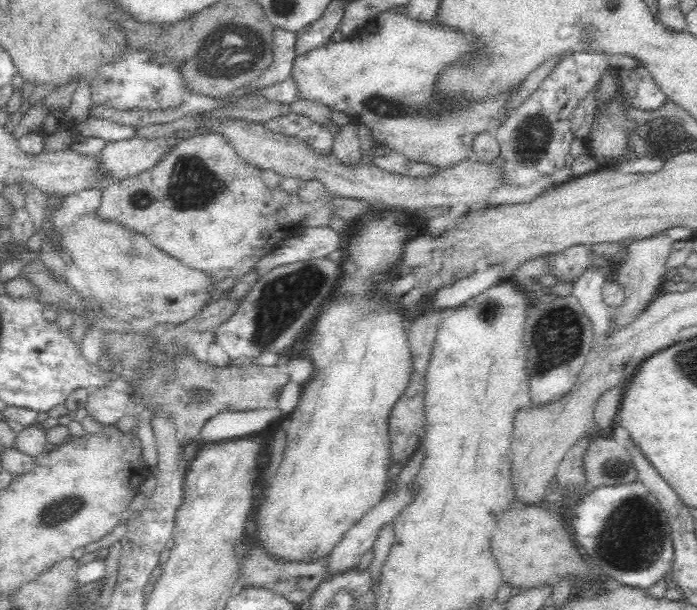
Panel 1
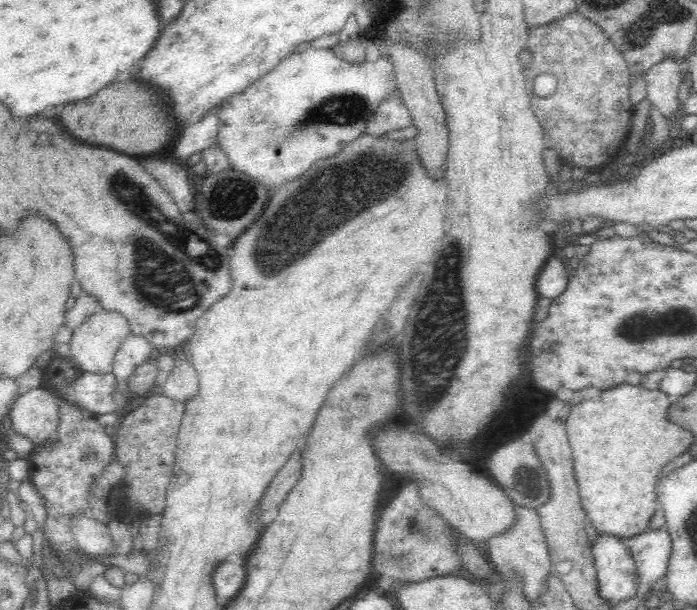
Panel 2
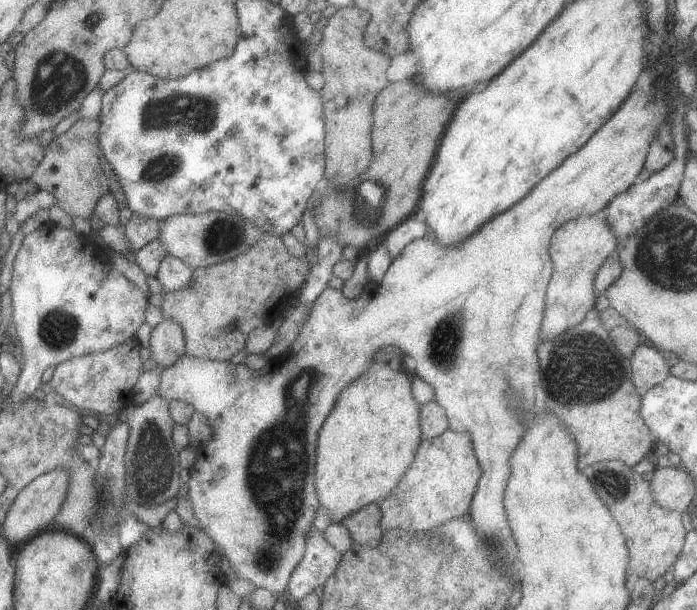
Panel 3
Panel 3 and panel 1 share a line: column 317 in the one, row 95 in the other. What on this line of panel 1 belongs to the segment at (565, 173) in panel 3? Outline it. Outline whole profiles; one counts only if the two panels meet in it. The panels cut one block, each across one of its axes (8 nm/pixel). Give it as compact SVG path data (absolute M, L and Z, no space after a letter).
M390 8L378 12L370 18L360 34L360 38L333 42L308 50L295 58L290 76L297 86L297 98L317 101L332 111L340 111L353 118L353 124L365 124L371 130L378 147L388 147L412 161L446 169L470 158L473 140L477 134L495 131L510 114L509 102L520 90L521 84L510 92L498 94L494 100L484 102L458 102L454 98L438 96L436 80L440 72L448 70L452 64L468 62L476 52L481 52L480 42L474 32L462 32L456 28L446 28L432 21L410 18L401 8Z

